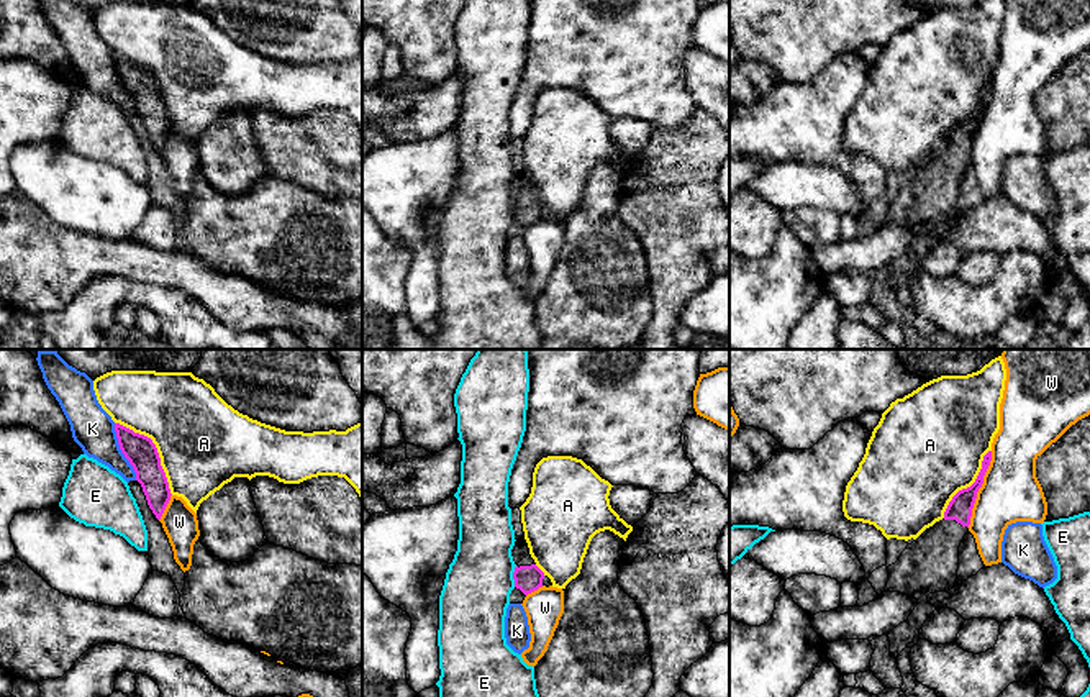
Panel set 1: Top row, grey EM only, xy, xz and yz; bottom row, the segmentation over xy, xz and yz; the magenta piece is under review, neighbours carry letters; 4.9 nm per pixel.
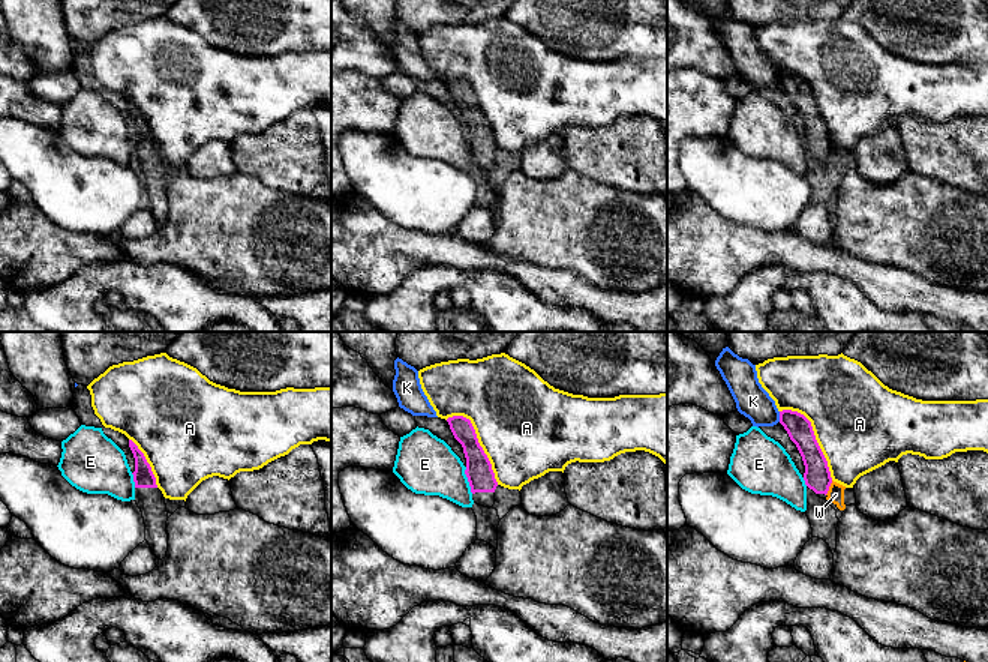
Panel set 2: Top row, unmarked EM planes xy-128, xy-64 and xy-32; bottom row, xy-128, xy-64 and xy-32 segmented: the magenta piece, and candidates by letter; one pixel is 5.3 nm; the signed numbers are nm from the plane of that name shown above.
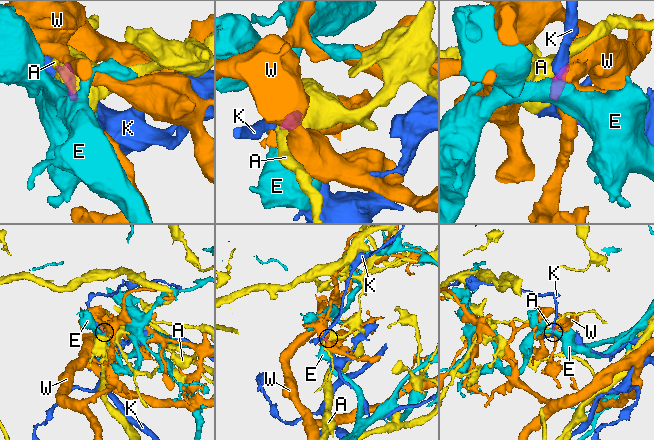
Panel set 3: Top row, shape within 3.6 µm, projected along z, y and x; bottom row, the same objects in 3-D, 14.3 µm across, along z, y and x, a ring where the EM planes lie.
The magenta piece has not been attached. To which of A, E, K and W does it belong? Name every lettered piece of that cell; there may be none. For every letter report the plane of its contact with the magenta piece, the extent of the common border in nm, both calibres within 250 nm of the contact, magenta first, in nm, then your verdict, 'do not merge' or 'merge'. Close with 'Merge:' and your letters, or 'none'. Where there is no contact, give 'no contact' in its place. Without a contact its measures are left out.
A: contact in xy; length 460 nm; calibres 150 and 460 nm; do not merge
E: contact in xz; length 110 nm; calibres 130 and 340 nm; do not merge
K: contact in xy; length 300 nm; calibres 150 and 220 nm; do not merge
W: contact in yz; length 400 nm; calibres 120 and 280 nm; do not merge
Merge: none

